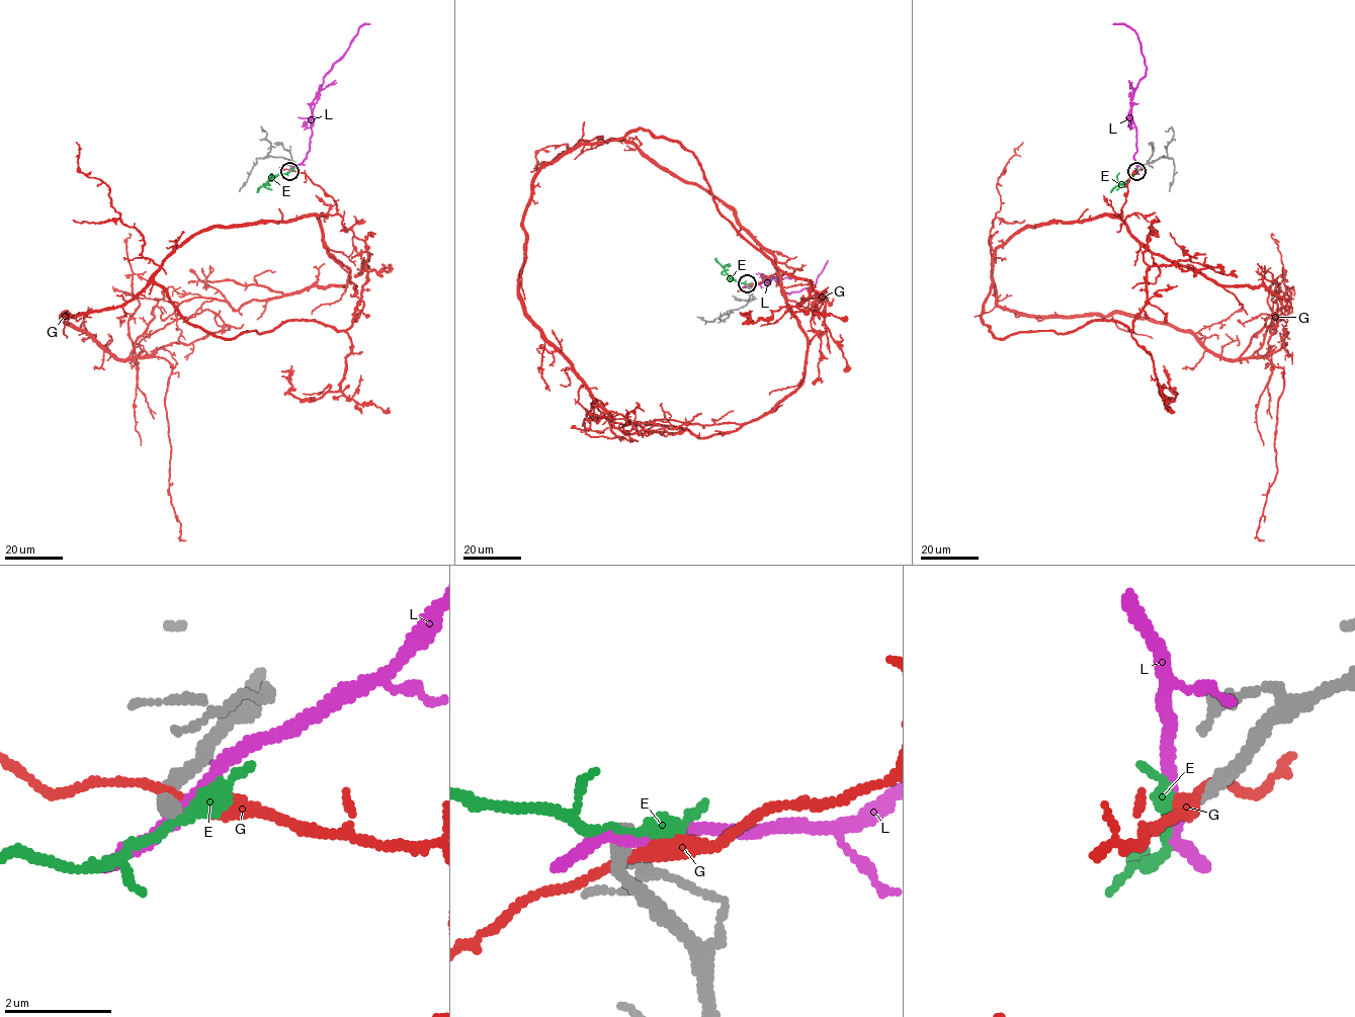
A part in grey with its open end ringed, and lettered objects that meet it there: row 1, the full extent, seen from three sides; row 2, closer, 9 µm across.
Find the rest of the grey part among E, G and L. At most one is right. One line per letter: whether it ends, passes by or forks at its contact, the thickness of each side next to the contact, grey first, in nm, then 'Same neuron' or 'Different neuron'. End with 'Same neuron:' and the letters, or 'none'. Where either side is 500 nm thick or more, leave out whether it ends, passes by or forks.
E: It passes by. Thickness 280 nm (grey) against 260 nm. Different neuron
G: It passes by. Thickness 360 nm (grey) against 220 nm. Different neuron
L: It passes by. Thickness 280 nm (grey) against 240 nm. Different neuron
Same neuron: none

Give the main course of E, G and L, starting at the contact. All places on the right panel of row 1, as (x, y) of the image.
E: (1136, 171), (1110, 192)
G: (1138, 170), (1119, 215), (1027, 226), (996, 250), (981, 316), (994, 336), (1130, 331), (1155, 265), (1238, 276)
L: (1136, 170), (1133, 157), (1136, 125), (1130, 102), (1147, 67), (1137, 34), (1123, 24), (1113, 24)

